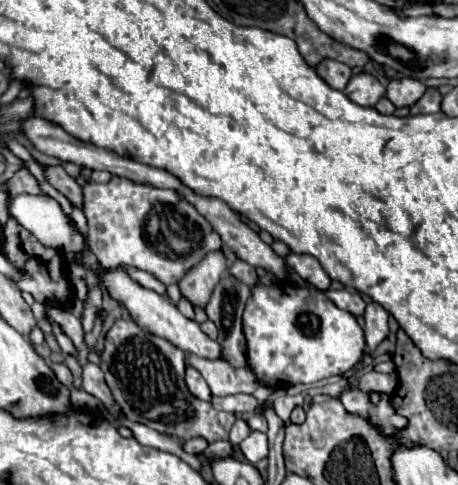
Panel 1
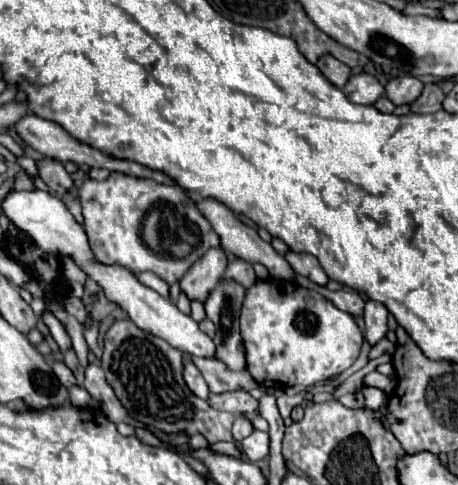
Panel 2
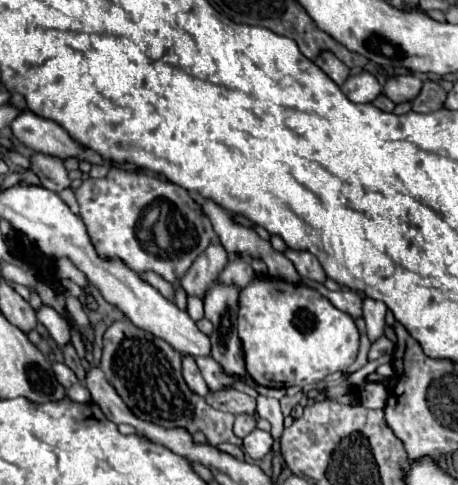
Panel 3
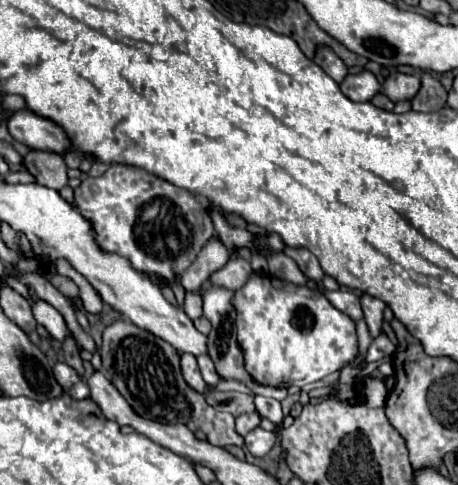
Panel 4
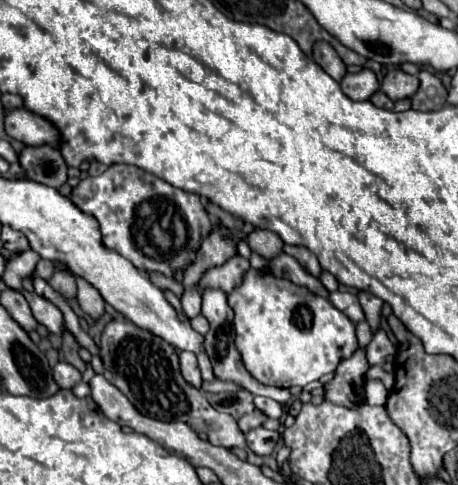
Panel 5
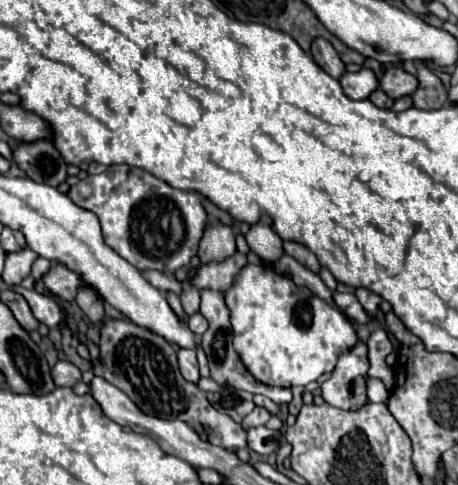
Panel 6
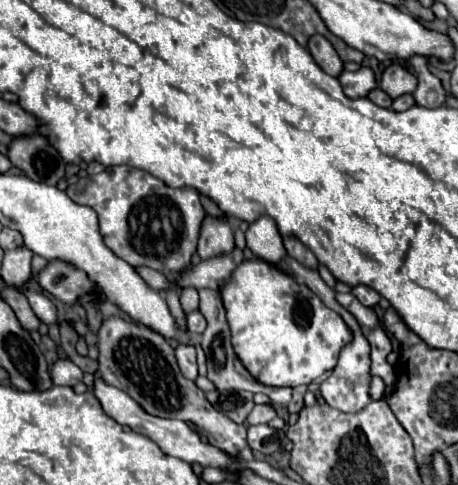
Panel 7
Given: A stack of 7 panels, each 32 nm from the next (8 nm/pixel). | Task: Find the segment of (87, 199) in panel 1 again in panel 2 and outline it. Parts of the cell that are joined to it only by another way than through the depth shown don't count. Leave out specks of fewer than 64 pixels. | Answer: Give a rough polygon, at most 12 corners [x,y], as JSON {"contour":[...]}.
{"contour":[[110,172],[78,188],[96,258],[178,282],[220,238],[188,196]]}

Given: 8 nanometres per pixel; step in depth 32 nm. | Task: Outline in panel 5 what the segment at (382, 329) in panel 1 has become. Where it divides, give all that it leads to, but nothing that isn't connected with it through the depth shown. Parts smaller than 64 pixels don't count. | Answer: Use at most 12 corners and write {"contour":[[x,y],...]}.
{"contour":[[358,292],[366,322],[372,330],[380,324],[384,302],[370,292]]}

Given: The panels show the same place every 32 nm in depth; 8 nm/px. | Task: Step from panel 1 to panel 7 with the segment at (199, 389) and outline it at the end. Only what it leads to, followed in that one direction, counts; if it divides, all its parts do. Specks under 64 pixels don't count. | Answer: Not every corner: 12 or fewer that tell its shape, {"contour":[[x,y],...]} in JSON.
{"contour":[[192,344],[176,346],[176,360],[190,380],[198,376],[196,350]]}

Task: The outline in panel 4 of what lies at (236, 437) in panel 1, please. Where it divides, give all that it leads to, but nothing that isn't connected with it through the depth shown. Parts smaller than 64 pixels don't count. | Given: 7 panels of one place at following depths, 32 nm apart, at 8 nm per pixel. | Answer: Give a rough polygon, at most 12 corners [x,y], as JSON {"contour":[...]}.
{"contour":[[258,412],[236,418],[236,430],[246,436],[260,424]]}

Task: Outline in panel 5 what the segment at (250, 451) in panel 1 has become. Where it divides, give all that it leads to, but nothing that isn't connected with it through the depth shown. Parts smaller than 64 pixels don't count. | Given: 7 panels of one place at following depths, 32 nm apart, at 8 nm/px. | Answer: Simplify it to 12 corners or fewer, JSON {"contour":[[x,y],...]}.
{"contour":[[258,426],[246,434],[248,448],[260,456],[272,454],[280,434]]}

